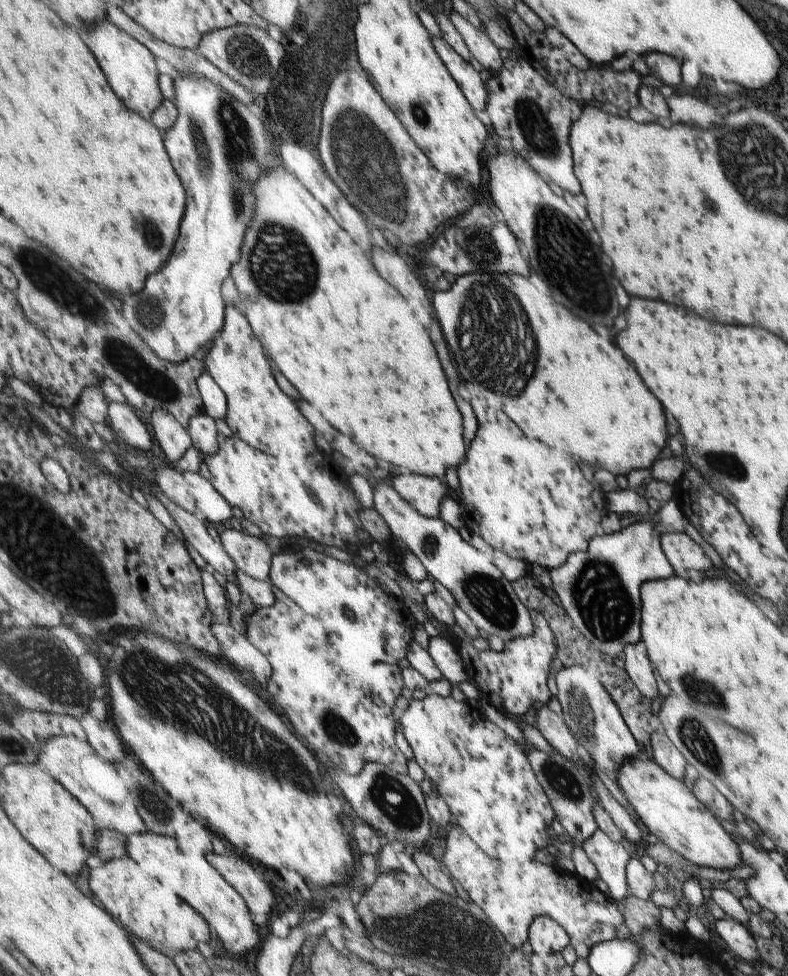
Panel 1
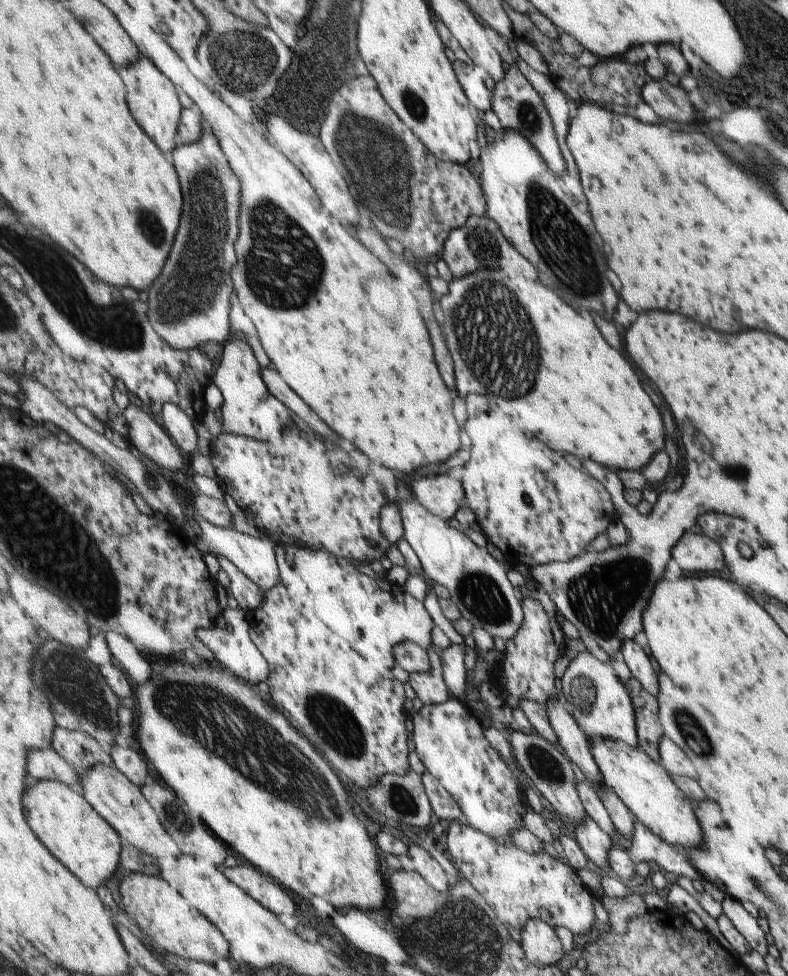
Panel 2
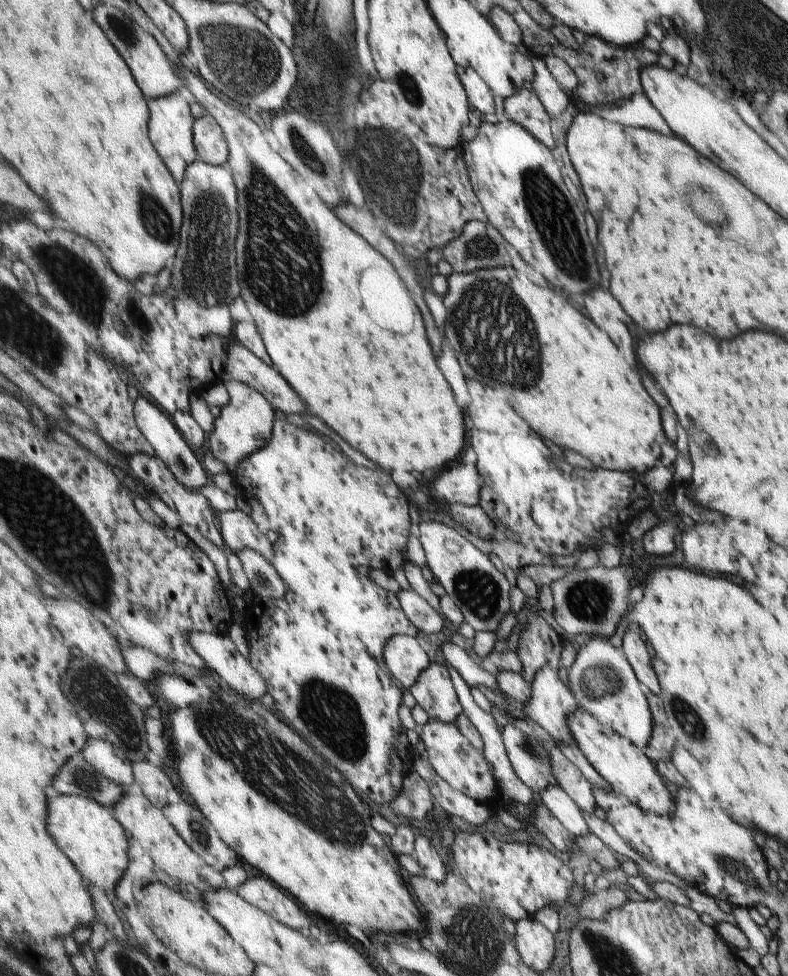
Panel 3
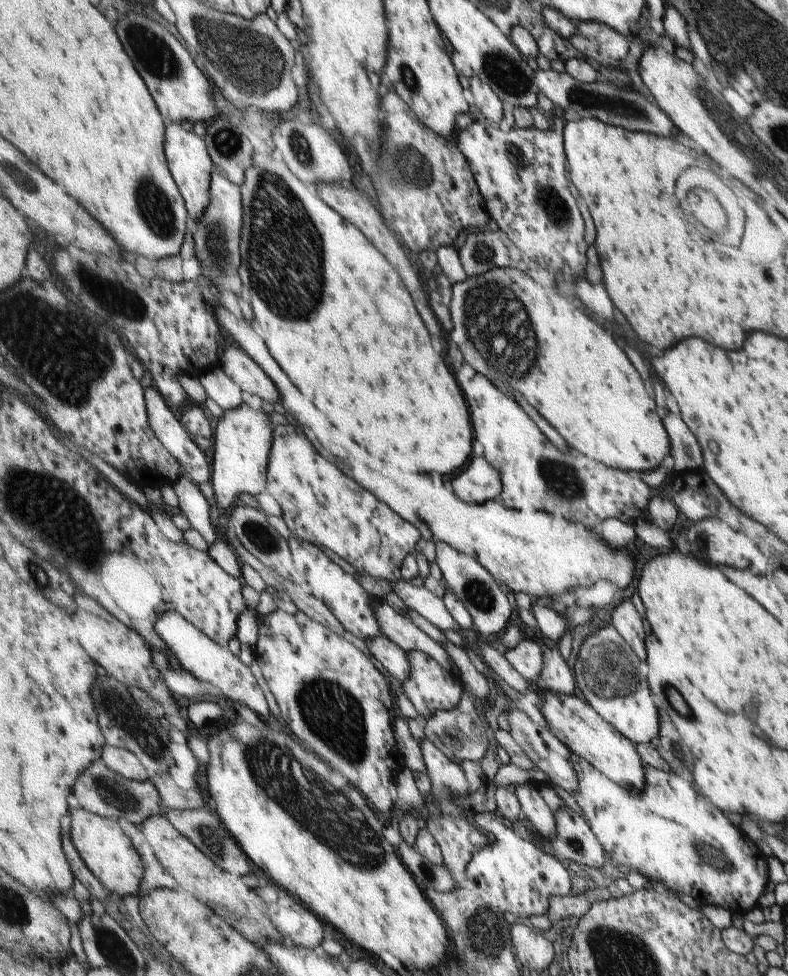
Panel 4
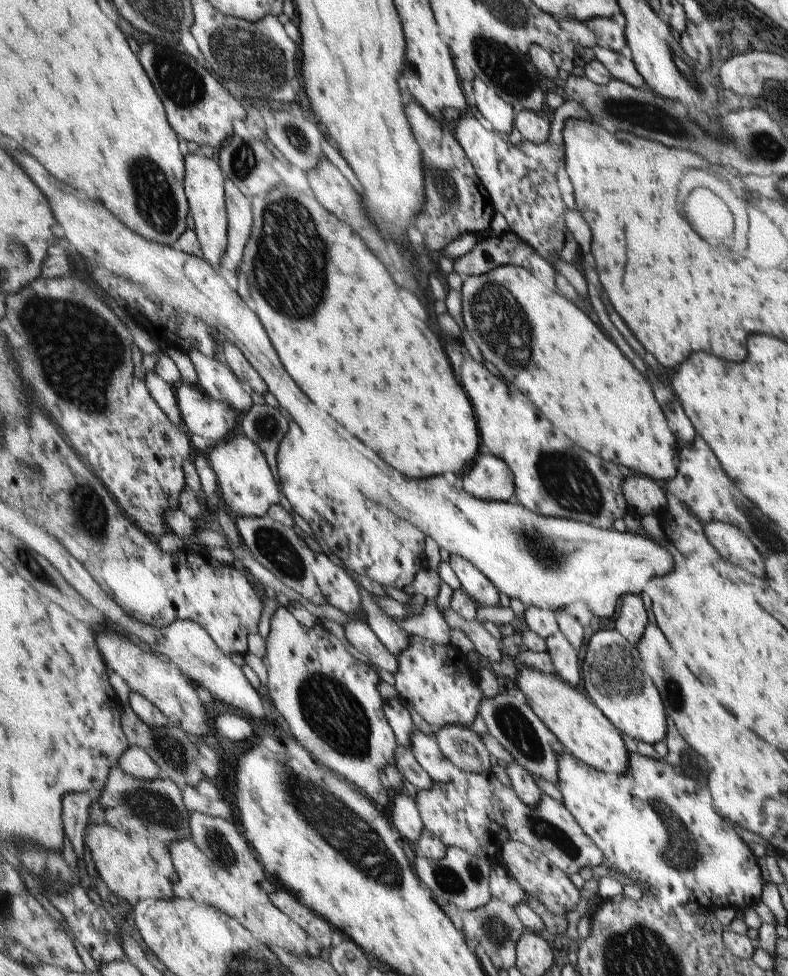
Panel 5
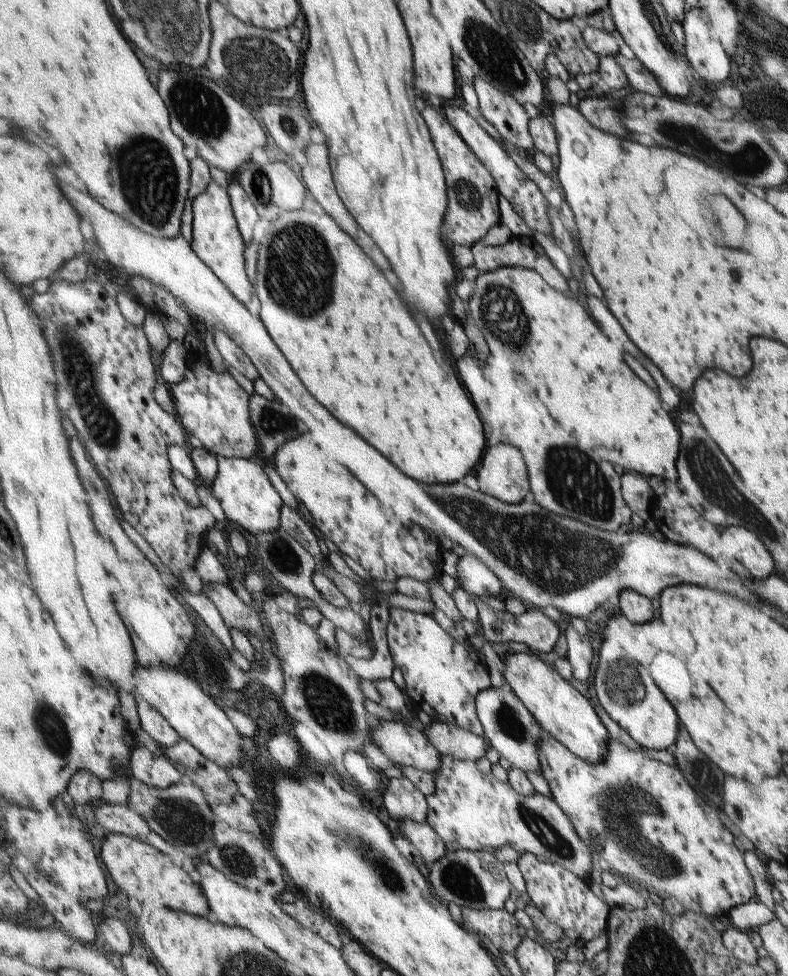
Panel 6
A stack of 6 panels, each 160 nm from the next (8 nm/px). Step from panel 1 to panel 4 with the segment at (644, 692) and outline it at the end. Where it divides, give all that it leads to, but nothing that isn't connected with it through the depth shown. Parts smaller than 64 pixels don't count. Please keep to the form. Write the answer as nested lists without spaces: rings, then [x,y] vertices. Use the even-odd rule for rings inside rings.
[[[624,597],[612,609],[610,624],[616,626],[621,638],[624,638],[624,641],[636,651],[637,658],[643,662],[646,657],[643,622],[629,597]]]

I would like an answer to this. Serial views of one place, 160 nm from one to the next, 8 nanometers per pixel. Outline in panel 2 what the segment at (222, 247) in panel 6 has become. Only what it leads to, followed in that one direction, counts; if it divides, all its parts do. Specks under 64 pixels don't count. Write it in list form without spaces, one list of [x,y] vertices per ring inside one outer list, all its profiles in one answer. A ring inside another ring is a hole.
[[[143,55],[127,67],[117,67],[121,78],[124,79],[125,88],[129,96],[129,106],[133,114],[137,114],[137,122],[145,126],[145,132],[157,142],[157,146],[164,152],[173,152],[180,146],[175,141],[179,134],[183,106],[179,102],[179,92],[175,88],[176,83],[169,79],[168,75],[161,72],[153,61]]]

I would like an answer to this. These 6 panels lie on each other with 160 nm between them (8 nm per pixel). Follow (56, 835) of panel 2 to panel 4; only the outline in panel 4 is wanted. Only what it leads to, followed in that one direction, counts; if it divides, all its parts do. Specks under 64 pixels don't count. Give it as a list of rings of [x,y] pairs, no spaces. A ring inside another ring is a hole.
[[[87,809],[69,810],[71,814],[71,833],[75,846],[87,863],[87,866],[97,875],[97,878],[110,890],[123,898],[129,894],[138,895],[141,882],[145,876],[145,864],[135,850],[131,838],[123,832],[115,817],[104,817]]]

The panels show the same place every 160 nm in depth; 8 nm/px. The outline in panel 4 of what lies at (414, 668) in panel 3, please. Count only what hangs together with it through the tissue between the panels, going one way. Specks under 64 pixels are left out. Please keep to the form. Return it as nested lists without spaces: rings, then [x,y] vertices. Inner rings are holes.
[[[385,635],[369,639],[367,651],[382,664],[389,674],[401,682],[409,678],[410,662],[408,653]]]

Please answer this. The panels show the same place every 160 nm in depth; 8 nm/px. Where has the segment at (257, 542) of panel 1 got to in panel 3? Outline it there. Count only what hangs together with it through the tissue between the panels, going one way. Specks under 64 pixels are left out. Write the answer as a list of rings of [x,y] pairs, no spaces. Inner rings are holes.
[[[244,549],[235,555],[249,578],[250,589],[254,595],[259,595],[261,598],[285,598],[289,591],[287,585],[266,557],[251,549]]]

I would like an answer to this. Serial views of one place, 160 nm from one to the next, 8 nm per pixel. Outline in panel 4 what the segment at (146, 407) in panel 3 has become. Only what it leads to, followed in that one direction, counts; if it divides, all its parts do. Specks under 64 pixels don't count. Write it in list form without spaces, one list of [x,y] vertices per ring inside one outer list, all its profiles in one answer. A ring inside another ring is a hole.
[[[154,385],[145,389],[150,423],[162,443],[179,459],[183,471],[198,484],[210,484],[212,468],[209,468],[203,447],[195,442],[189,431],[173,414],[173,407]]]

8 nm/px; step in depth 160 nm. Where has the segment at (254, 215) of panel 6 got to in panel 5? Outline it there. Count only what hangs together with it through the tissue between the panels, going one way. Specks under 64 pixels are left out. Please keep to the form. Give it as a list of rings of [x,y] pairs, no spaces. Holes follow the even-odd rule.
[[[226,179],[225,188],[228,205],[229,246],[222,260],[222,267],[238,272],[244,262],[243,252],[252,237],[254,206],[232,180]]]

